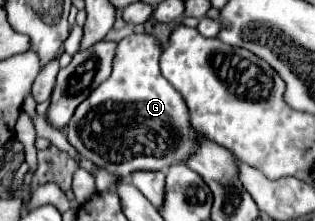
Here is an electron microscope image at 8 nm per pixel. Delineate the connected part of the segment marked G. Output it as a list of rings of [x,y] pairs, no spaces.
[[[129,35],[119,41],[113,73],[103,81],[73,113],[67,125],[67,139],[79,151],[81,157],[93,161],[97,167],[107,169],[113,175],[131,175],[137,169],[165,171],[171,163],[181,163],[189,151],[193,151],[193,127],[189,123],[187,105],[183,97],[171,87],[171,83],[159,71],[161,47],[151,35]]]

